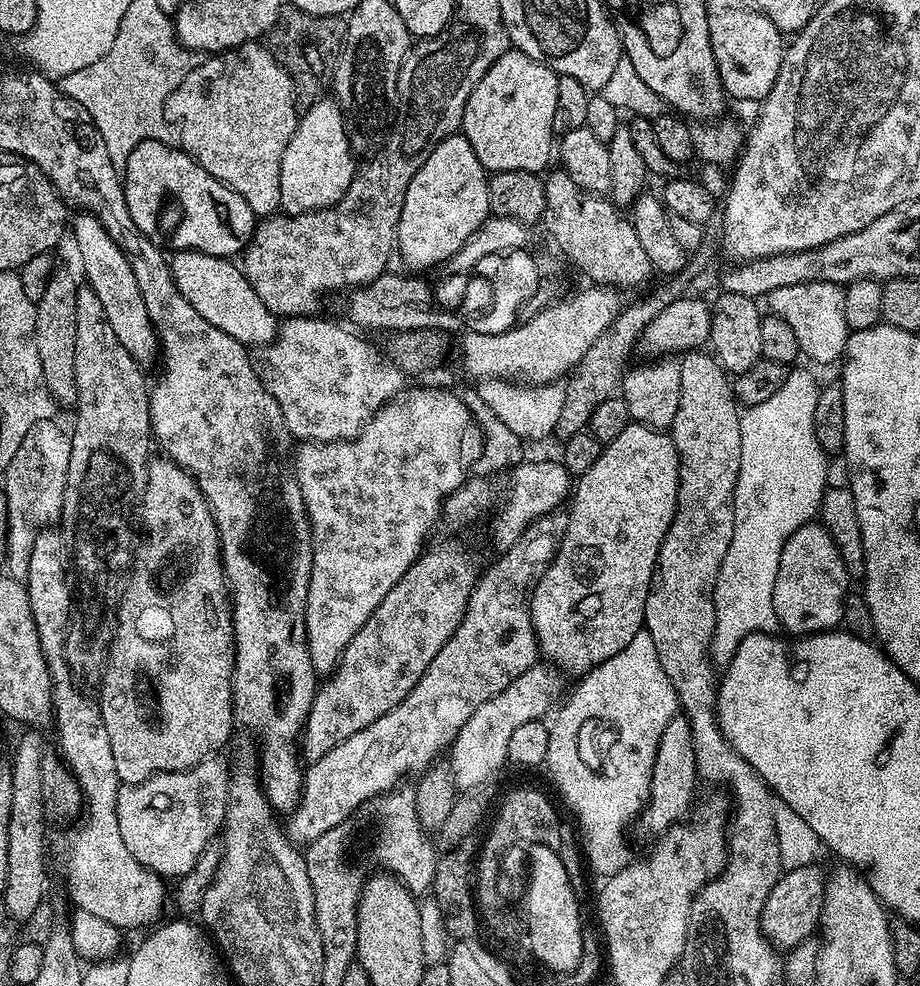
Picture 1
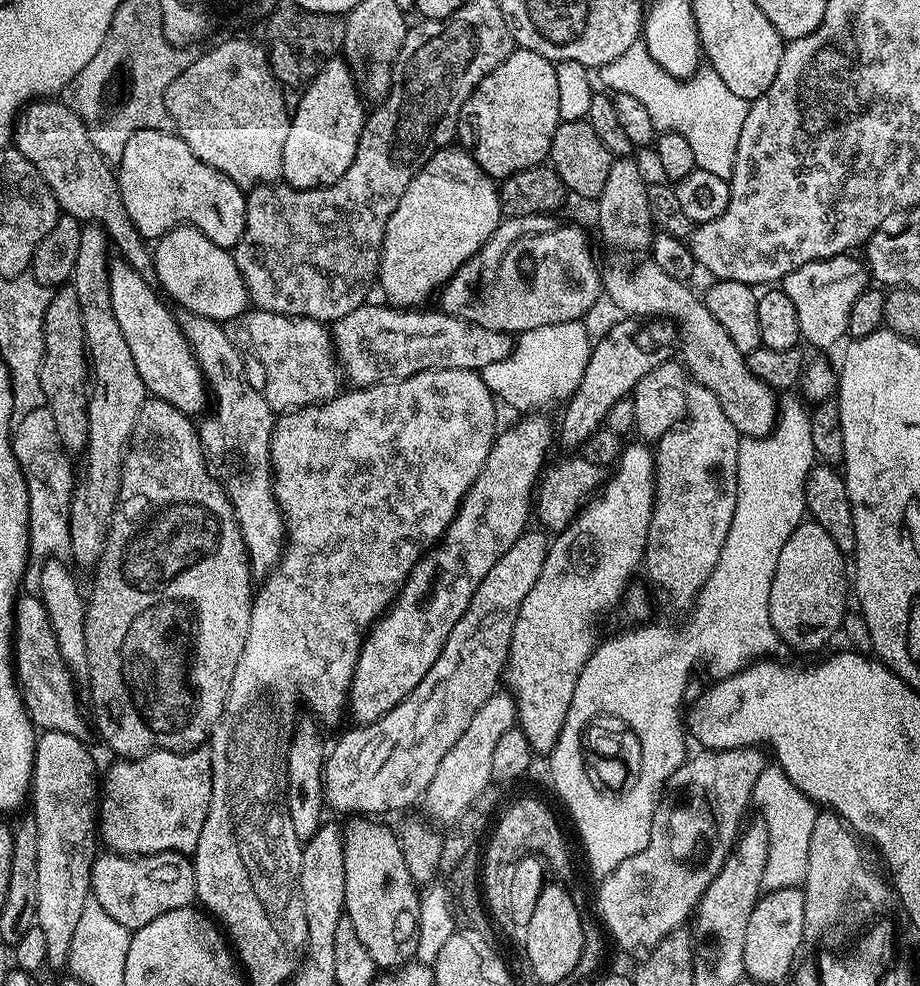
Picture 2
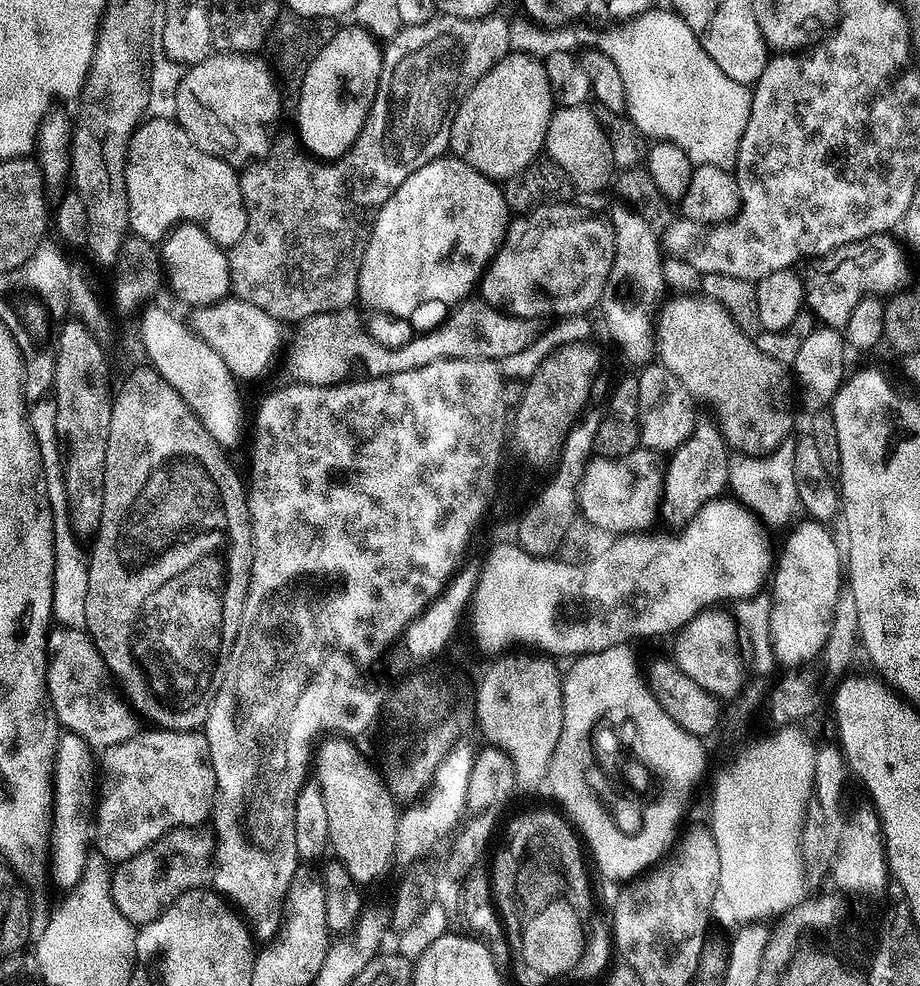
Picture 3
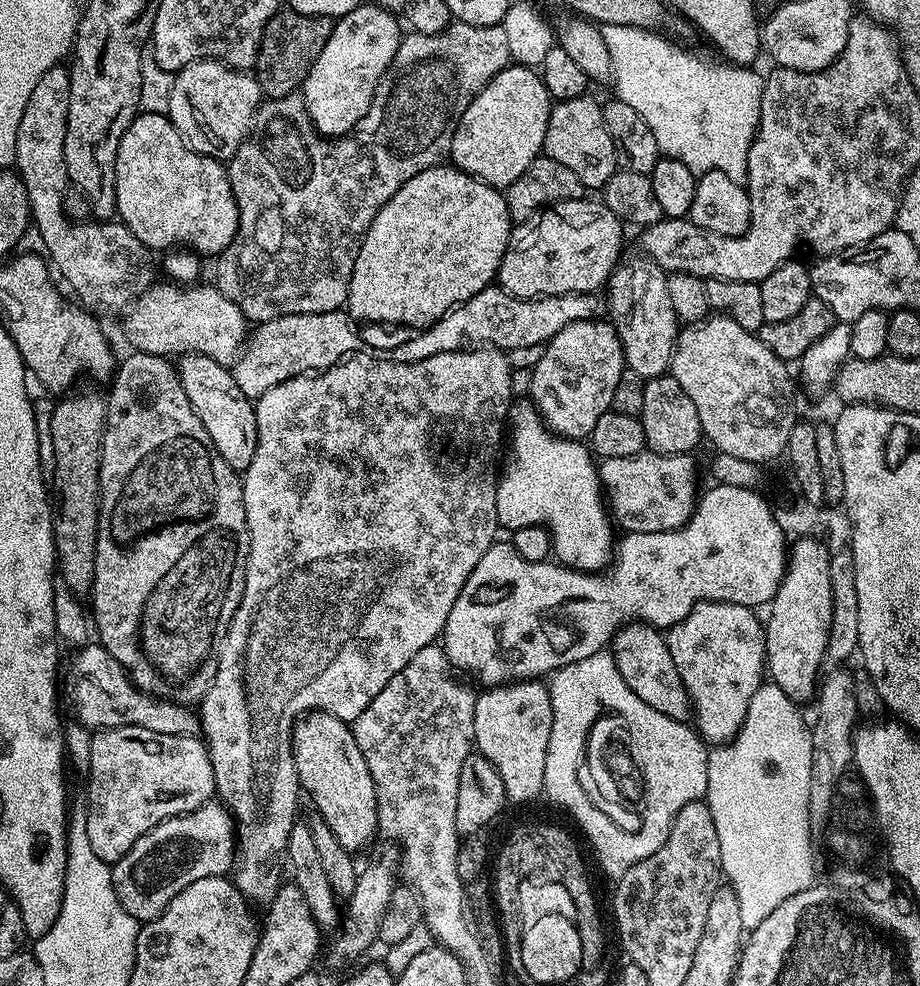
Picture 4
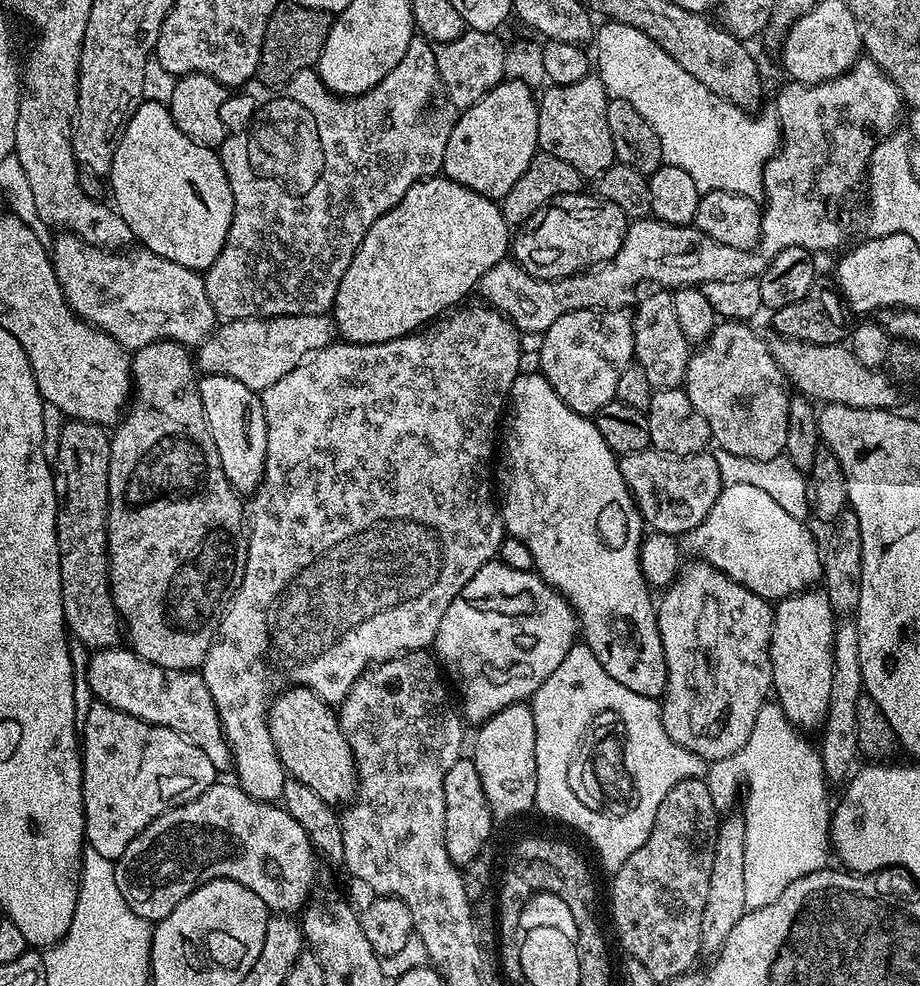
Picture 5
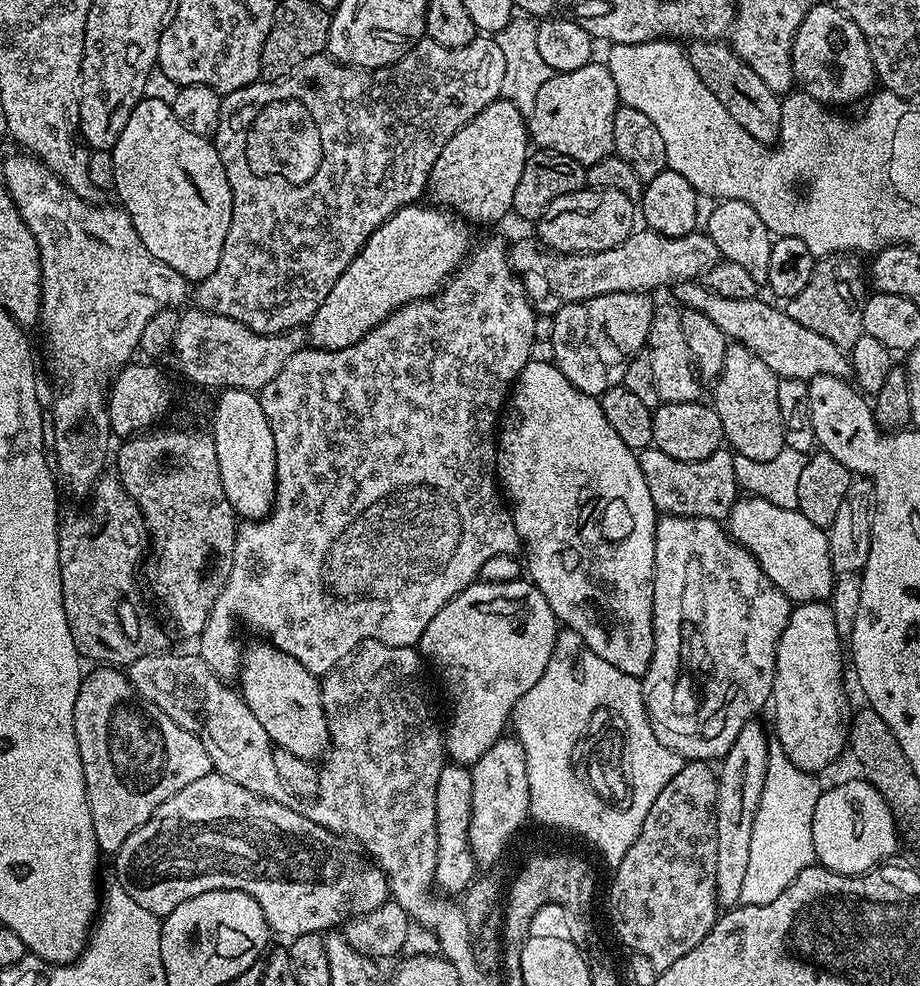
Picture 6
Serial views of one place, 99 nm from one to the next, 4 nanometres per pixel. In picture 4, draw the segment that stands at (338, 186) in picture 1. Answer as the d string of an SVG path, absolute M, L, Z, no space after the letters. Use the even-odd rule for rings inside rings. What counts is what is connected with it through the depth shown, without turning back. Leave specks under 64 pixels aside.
M362 2L333 23L330 38L326 38L322 54L314 58L314 66L310 66L310 74L306 74L302 85L304 104L308 108L313 126L321 136L325 138L347 136L366 114L366 110L370 110L370 102L378 90L380 79L386 74L394 54L398 54L402 31L400 32L401 21L396 19L393 13L386 11L385 8L379 8L374 2Z

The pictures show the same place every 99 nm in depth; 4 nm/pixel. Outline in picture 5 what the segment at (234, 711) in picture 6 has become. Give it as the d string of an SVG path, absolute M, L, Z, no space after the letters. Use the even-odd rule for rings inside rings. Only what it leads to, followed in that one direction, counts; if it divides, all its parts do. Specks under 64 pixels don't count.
M117 646L102 648L89 655L87 684L99 703L108 704L119 712L129 712L139 720L174 730L198 746L215 768L224 770L224 767L229 767L228 739L224 737L214 698L210 698L210 690L199 671L179 672L154 666L154 662L146 662L146 658L136 655L131 648Z

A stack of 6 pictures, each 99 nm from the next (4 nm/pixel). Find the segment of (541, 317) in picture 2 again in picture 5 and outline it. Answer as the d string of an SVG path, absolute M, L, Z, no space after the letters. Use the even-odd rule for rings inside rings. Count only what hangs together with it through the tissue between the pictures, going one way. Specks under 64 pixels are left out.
M583 191L566 194L554 198L543 208L530 217L525 224L519 225L520 232L511 237L510 256L521 268L539 280L561 280L567 276L576 276L606 263L622 246L622 238L626 238L630 219L614 202L600 199L595 194L584 196Z

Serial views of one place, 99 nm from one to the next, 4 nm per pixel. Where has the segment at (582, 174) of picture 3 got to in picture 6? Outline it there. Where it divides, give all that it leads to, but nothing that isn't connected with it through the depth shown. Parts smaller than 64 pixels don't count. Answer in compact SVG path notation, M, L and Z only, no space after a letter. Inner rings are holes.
M593 62L586 66L578 66L578 70L557 72L538 90L538 98L534 102L534 110L526 114L528 134L531 143L545 152L557 152L566 158L574 158L574 162L585 166L598 163L614 152L614 114L621 107L618 86L614 86L614 78L610 74L607 63Z

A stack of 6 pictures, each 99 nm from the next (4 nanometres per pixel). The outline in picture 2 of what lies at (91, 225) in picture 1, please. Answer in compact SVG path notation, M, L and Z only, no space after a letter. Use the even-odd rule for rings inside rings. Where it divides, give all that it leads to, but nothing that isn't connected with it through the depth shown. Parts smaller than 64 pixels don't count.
M123 258L113 259L109 263L108 281L114 318L118 318L118 327L126 337L126 346L130 346L134 366L138 366L138 374L142 374L145 389L155 399L170 402L170 406L174 406L185 416L199 417L209 407L210 393L207 384L204 383L204 375L196 356L186 342L174 312L172 316L157 289L148 288L149 281L146 277L135 272Z

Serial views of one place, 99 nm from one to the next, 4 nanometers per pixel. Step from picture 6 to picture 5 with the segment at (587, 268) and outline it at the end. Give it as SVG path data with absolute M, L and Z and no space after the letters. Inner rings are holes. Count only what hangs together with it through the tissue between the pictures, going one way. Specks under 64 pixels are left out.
M867 58L857 60L856 63L852 65L850 71L844 72L838 78L834 78L833 80L824 80L820 84L824 88L824 186L820 188L820 192L824 192L824 204L818 204L818 208L816 208L816 204L812 204L812 202L808 202L808 208L806 208L806 198L804 198L804 196L806 196L806 180L794 180L794 182L790 184L790 180L786 180L786 178L790 178L790 176L784 176L784 170L786 170L786 168L782 168L780 164L771 164L769 160L765 160L763 163L764 198L762 201L762 226L760 227L760 240L756 243L755 248L745 250L742 248L735 248L734 246L722 246L718 242L714 242L714 238L710 238L705 234L705 232L700 232L695 226L689 226L687 224L667 224L666 222L662 222L655 218L633 219L626 230L626 238L622 238L622 246L618 250L618 254L614 254L614 258L610 258L606 263L587 272L580 272L576 276L567 276L561 280L539 280L530 275L526 269L521 268L515 260L511 258L499 260L497 264L490 266L490 270L486 270L486 274L479 282L478 292L481 292L481 294L484 295L483 303L495 308L496 311L501 312L503 316L508 317L508 319L512 321L513 326L521 333L544 333L547 328L554 326L554 322L558 322L558 318L562 318L562 314L570 314L574 310L590 310L591 308L597 310L607 310L610 308L623 309L625 306L628 306L624 304L630 303L629 305L631 305L633 303L632 291L634 291L639 284L652 284L648 286L659 286L664 290L675 290L677 288L699 286L705 284L707 280L730 280L732 278L746 278L747 276L759 278L762 276L763 272L767 270L769 262L774 259L775 255L778 254L780 250L785 250L788 246L804 247L805 250L813 254L828 252L831 248L838 247L844 240L844 220L840 217L840 207L847 202L848 195L851 194L852 188L858 187L859 184L861 187L861 185L865 183L868 162L871 160L874 150L882 140L889 136L890 133L896 131L898 125L901 123L902 112L900 116L900 108L902 109L902 101L900 99L900 91L892 82L890 82L890 78L887 74L885 74L873 60Z

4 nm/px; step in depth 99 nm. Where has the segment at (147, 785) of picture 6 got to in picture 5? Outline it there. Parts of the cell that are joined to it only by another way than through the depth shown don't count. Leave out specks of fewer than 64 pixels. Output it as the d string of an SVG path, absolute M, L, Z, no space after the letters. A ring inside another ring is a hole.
M99 702L93 703L93 708L82 716L82 767L84 777L82 778L82 798L84 799L84 838L87 847L98 850L98 854L102 854L102 858L113 862L119 860L120 855L126 850L126 846L130 846L130 842L134 842L134 838L138 838L138 834L142 834L142 830L146 830L146 826L150 826L163 812L169 808L184 804L188 800L198 798L198 794L202 794L211 784L217 783L218 769L210 762L210 758L206 758L206 754L202 754L202 750L198 746L194 746L185 736L180 736L174 730L163 728L157 724L151 724L145 720L139 720L130 715L129 712L119 712L116 708L112 708L108 704Z

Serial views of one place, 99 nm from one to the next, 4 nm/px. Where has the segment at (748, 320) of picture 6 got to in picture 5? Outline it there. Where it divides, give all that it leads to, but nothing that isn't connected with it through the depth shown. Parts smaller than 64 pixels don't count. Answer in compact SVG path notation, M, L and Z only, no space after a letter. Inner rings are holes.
M773 335L768 340L768 348L774 362L778 362L778 366L784 371L789 385L799 395L806 396L813 402L892 410L900 400L901 389L887 371L862 366L862 362L854 358L851 347L843 343L804 344L800 340L788 340L785 336Z

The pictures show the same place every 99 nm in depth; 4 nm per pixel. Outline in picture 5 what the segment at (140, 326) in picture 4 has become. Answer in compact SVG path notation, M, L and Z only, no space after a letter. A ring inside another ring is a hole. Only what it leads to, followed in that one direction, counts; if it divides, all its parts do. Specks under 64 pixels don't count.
M57 236L60 237L50 244L50 255L54 274L58 278L60 289L64 291L66 302L79 319L110 334L110 338L117 340L122 347L135 350L152 344L155 340L176 340L185 346L199 346L212 333L212 329L217 327L218 317L210 306L204 277L193 268L178 266L178 262L170 262L143 246L132 246L127 251L105 250L87 244L78 236Z

